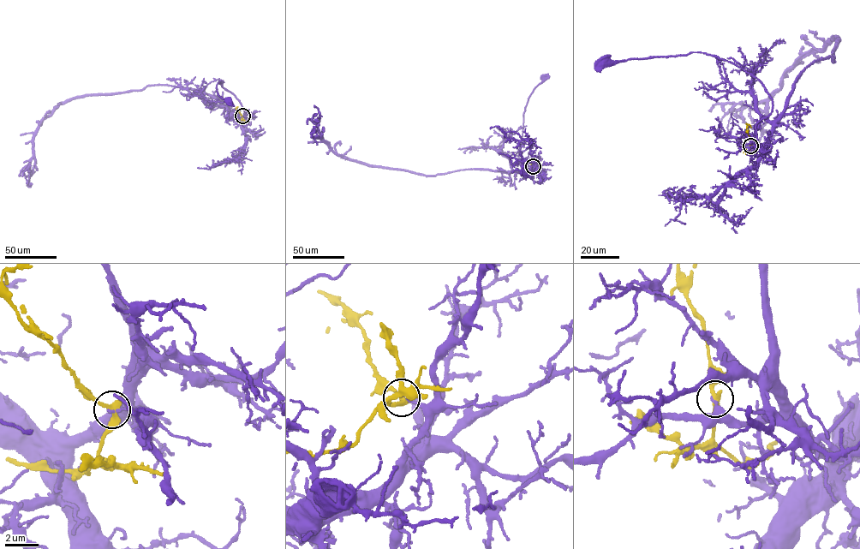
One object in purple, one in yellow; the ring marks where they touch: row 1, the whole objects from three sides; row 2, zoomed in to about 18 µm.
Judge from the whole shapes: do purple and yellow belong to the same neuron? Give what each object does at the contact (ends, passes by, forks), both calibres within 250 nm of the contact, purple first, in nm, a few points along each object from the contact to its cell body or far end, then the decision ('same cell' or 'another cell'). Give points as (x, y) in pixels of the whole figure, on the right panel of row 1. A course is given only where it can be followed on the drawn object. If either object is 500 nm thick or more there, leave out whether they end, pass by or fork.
purple ends; yellow passes by; calibres 150 and 320 nm; course purple (750, 146), (758, 147), (755, 125), (772, 111), (773, 103), (761, 82), (736, 65), (691, 51), (603, 61); course yellow (750, 146), (746, 124); another cell

